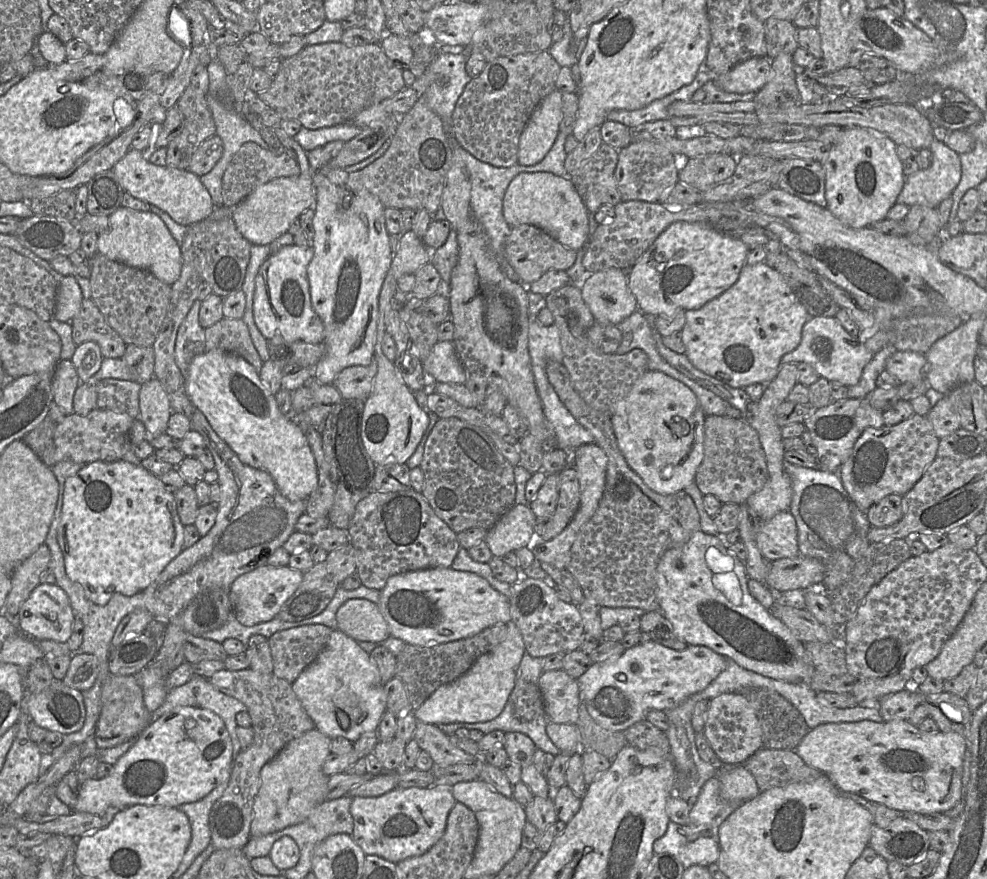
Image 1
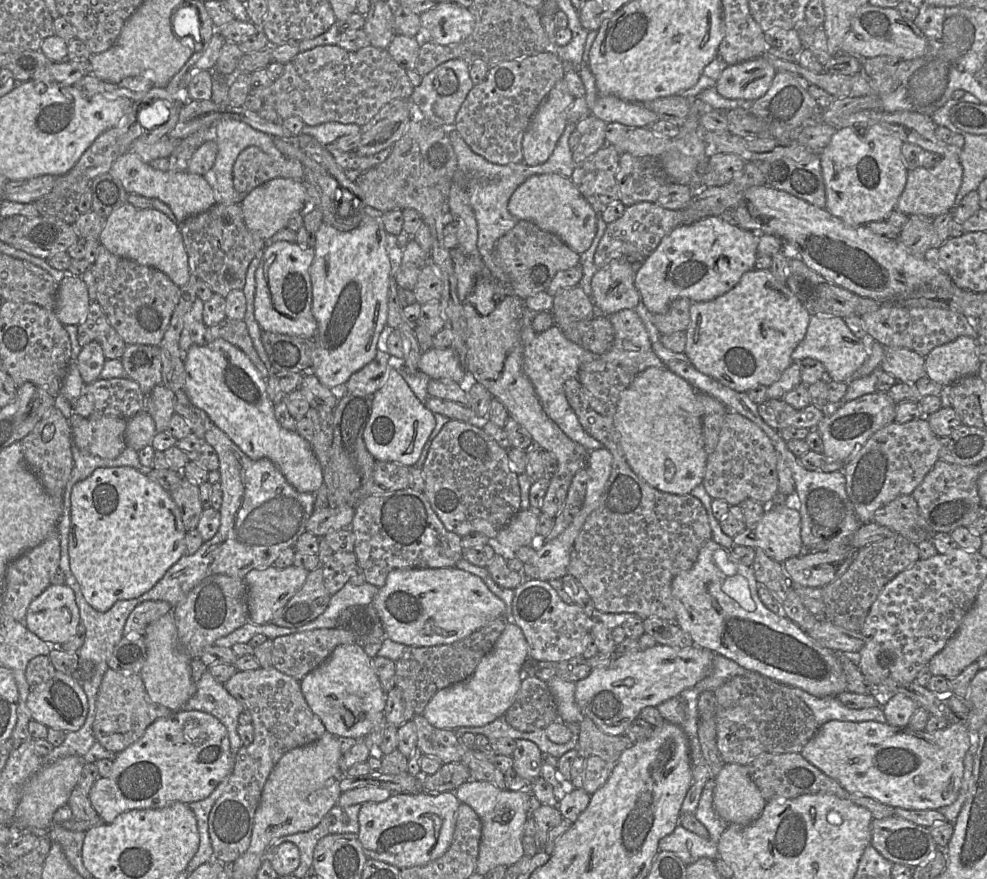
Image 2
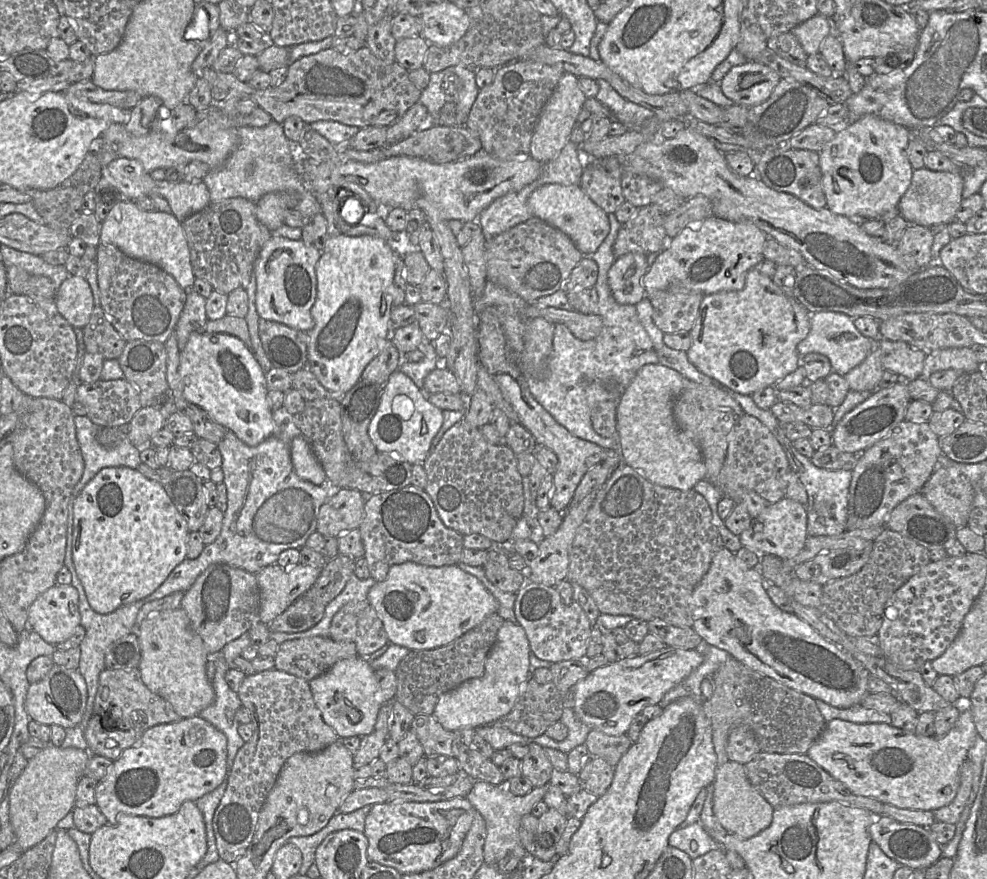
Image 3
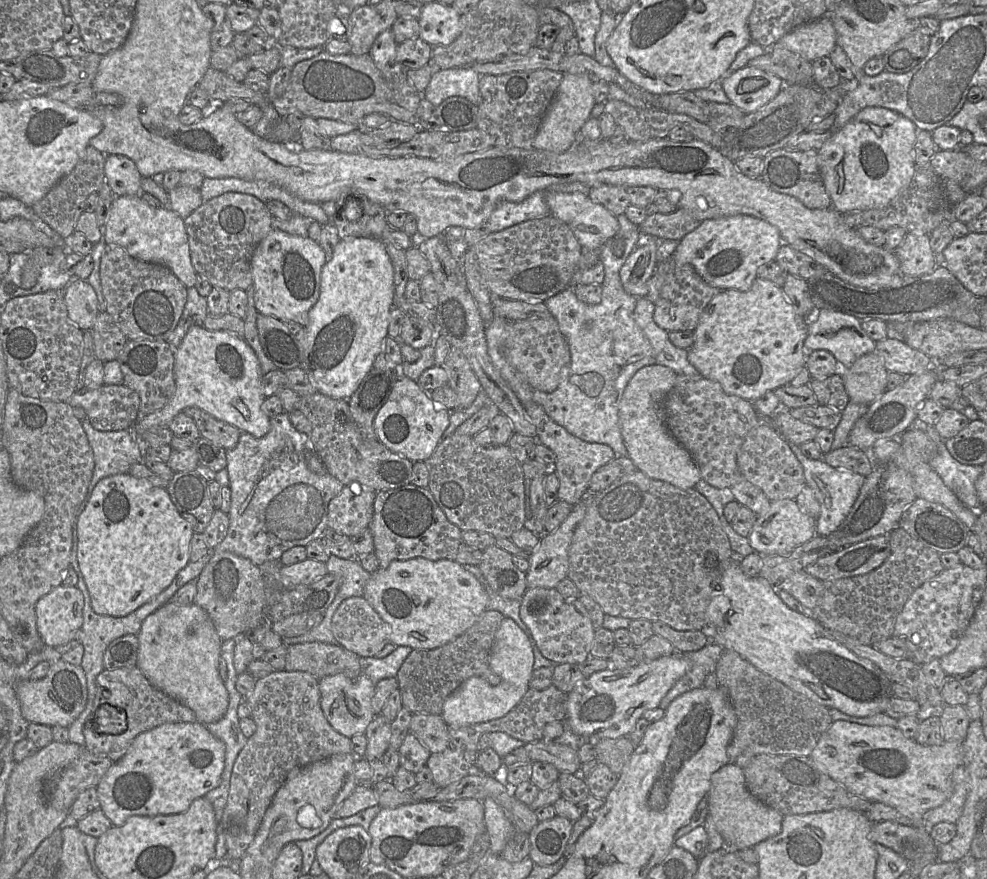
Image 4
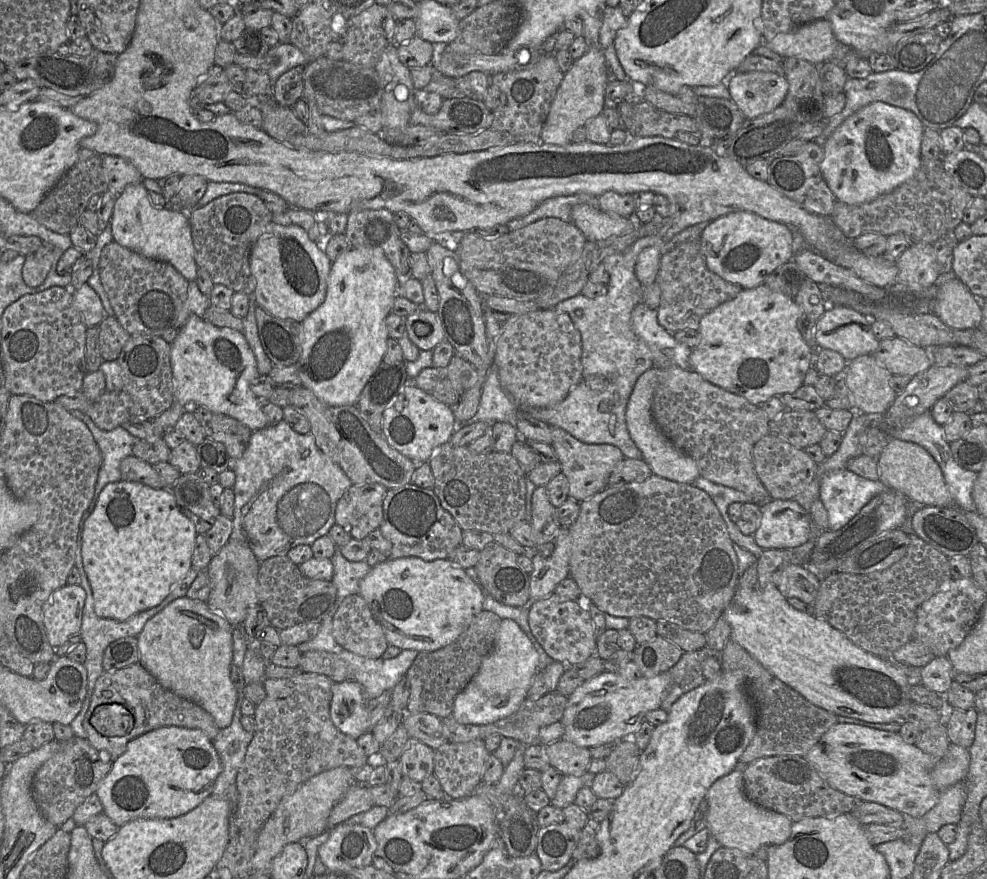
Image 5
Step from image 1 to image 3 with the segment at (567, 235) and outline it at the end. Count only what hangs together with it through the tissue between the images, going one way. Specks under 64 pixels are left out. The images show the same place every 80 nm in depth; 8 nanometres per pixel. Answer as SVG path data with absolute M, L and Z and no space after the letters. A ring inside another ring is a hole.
M550 183L534 190L528 206L534 217L568 235L583 255L595 252L610 232L608 214L579 185Z

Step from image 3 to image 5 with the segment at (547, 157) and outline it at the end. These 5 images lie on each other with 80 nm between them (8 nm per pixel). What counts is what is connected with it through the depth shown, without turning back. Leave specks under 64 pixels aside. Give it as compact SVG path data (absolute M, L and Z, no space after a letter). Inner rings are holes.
M591 47L565 73L541 130L540 142L554 145L571 143L571 135L576 128L584 126L589 119L602 113L605 108L607 83L608 68L604 54L600 47Z

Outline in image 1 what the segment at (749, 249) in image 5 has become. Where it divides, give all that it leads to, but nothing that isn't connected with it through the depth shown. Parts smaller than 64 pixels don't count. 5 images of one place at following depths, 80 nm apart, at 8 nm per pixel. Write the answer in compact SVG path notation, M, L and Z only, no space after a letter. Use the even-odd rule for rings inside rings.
M678 221L669 225L632 266L628 286L637 300L637 308L645 314L672 316L677 309L699 309L729 289L747 263L749 248L735 236L718 232L705 223Z

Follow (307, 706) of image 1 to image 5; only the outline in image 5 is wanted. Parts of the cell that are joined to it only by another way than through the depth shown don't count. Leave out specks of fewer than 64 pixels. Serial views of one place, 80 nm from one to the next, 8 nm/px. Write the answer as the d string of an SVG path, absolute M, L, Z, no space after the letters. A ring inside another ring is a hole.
M345 680L332 685L330 717L336 728L354 739L369 731L367 704L361 685Z

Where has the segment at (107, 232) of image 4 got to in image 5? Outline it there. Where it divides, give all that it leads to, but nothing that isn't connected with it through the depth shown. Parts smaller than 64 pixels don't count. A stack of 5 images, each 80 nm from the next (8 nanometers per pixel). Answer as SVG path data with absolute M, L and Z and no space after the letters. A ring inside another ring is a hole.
M140 182L128 185L117 196L111 216L113 241L144 257L171 264L186 280L195 281L197 264L195 262L191 226L186 212L192 209L168 210L154 206L148 190Z

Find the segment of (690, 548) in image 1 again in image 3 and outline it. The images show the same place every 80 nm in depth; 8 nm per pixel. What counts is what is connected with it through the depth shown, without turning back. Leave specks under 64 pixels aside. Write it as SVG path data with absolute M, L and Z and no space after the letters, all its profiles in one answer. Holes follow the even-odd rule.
M725 546L715 553L709 570L690 598L692 628L702 637L703 645L720 648L748 668L831 706L846 709L859 705L869 694L869 671L851 653L821 636L807 622L778 608L767 594L767 584L758 568L745 567Z

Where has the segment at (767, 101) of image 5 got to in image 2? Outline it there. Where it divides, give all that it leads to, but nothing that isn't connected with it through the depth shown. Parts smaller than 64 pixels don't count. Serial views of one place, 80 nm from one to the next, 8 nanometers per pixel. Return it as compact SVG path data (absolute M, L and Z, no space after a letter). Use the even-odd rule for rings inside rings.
M755 58L723 70L716 81L718 93L728 99L754 101L770 88L776 70L763 58Z

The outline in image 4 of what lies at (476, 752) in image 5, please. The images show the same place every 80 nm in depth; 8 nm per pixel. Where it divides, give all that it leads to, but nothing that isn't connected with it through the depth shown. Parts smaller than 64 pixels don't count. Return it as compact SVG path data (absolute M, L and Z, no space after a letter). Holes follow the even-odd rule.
M451 746L442 752L431 754L426 765L432 772L433 782L440 788L457 782L469 774L485 775L477 766L466 760L464 751Z

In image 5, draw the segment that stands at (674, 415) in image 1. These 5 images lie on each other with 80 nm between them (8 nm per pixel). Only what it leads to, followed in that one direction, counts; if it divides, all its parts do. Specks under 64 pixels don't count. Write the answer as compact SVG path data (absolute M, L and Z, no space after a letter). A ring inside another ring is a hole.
M651 367L637 379L626 407L625 419L628 432L635 445L642 452L643 460L654 475L668 480L691 484L700 476L696 462L679 450L659 429L651 411L653 394L658 382L659 368Z

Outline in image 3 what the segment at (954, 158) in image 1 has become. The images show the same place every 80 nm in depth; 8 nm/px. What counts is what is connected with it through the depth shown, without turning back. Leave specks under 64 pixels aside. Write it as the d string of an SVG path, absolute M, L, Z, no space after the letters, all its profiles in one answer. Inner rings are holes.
M927 168L914 170L911 183L899 200L897 210L909 223L926 227L936 224L950 224L955 220L956 212L961 204L963 190L962 174L931 171Z

